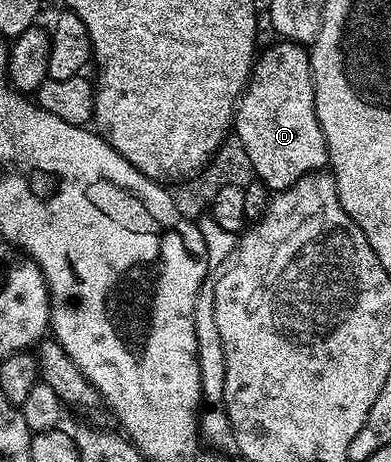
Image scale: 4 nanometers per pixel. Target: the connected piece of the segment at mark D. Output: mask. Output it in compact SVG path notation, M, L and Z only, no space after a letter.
M275 41L258 52L251 69L251 78L237 100L237 133L242 133L246 151L251 151L259 175L267 179L267 190L278 193L289 189L301 177L322 172L328 166L327 142L315 112L315 82L311 76L311 56L302 43Z

